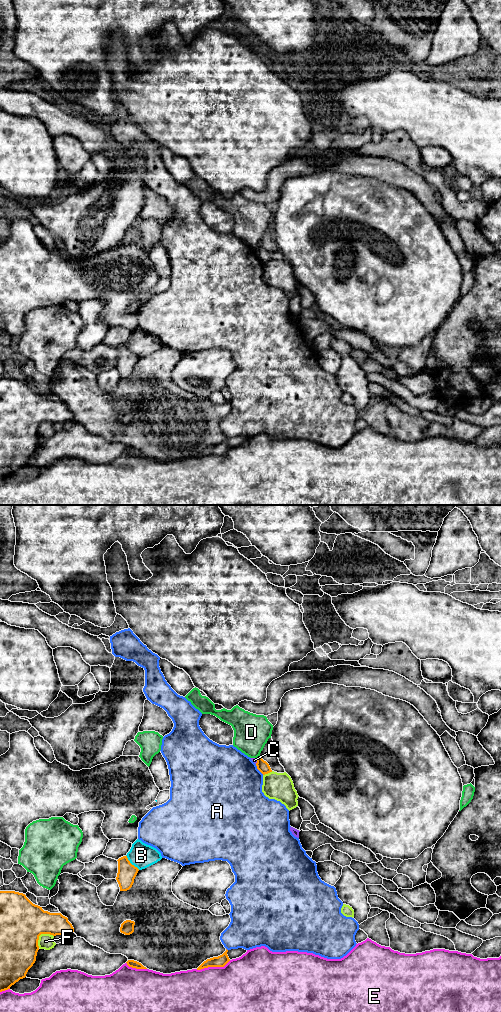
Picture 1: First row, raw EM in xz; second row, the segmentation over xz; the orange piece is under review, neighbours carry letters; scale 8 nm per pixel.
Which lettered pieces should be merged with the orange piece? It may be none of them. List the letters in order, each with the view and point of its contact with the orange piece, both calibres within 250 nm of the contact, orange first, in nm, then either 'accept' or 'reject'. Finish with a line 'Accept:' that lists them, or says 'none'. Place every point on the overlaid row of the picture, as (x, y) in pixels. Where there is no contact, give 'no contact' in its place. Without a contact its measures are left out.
A: contact xz (258, 769); calibres 90 and 480 nm; reject
B: contact xz (130, 863); calibres 150 and 200 nm; reject
C: contact xz (257, 761); calibres 90 and 40 nm; reject
D: contact xz (258, 756); calibres 90 and 280 nm; reject
E: contact xz (213, 966); calibres 90 and 400 nm; reject
F: contact xz (40, 934); calibres 360 and 120 nm; reject
Accept: none

